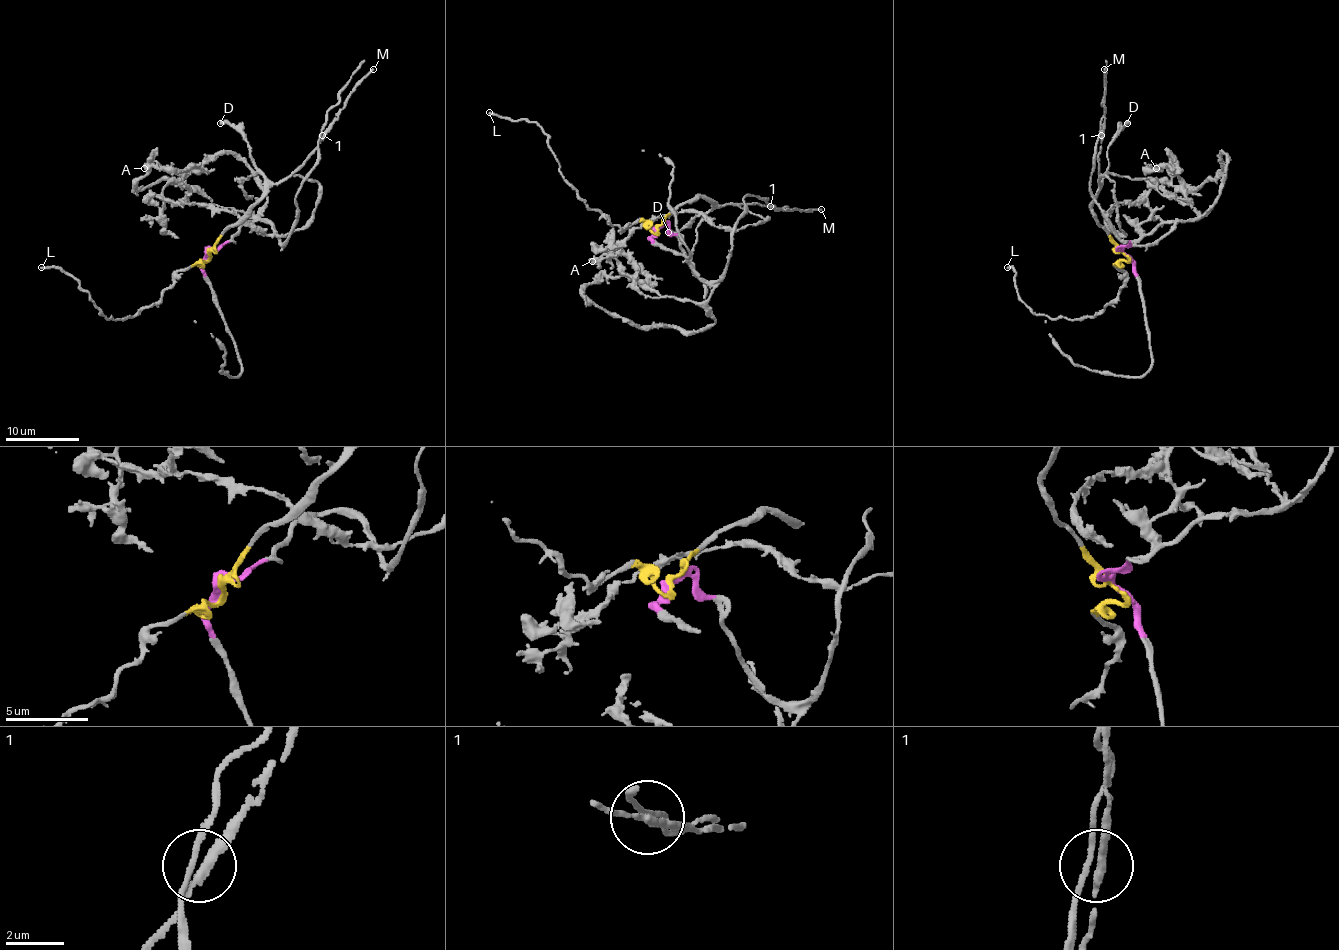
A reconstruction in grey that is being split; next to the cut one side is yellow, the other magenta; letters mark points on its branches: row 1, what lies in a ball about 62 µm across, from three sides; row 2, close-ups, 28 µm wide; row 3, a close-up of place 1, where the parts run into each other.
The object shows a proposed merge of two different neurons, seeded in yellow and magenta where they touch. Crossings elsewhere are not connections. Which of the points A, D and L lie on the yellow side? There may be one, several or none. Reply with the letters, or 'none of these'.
D, L

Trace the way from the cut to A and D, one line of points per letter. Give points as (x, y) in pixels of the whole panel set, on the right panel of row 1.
A: (1125, 253), (1120, 249), (1134, 240), (1166, 223), (1197, 214), (1171, 183), (1175, 172), (1149, 168), (1157, 168)
D: (1125, 253), (1096, 220), (1092, 201), (1100, 192), (1103, 174), (1109, 166), (1107, 148), (1127, 122)

